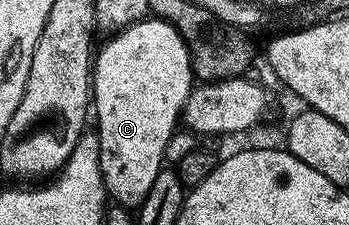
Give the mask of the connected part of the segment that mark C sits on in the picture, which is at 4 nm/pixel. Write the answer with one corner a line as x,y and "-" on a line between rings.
145,17
115,32
104,44
99,44
92,60
91,110
96,115
94,133
100,138
100,172
105,192
117,204
129,209
139,208
154,185
154,177
165,166
167,142
177,130
184,106
194,86
192,57
188,44
165,19

